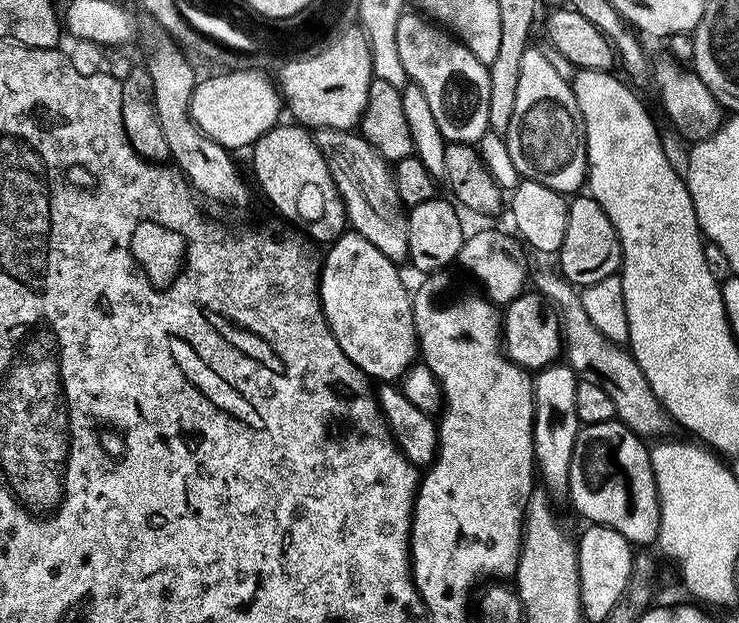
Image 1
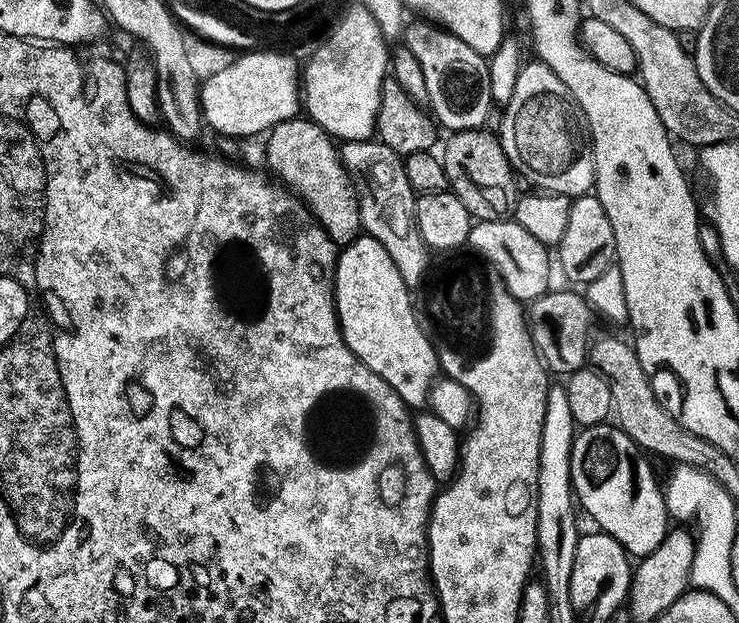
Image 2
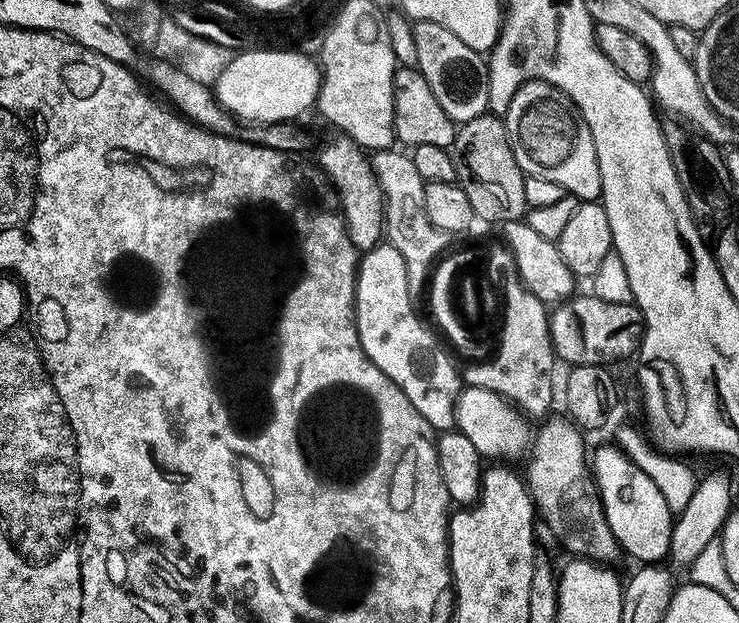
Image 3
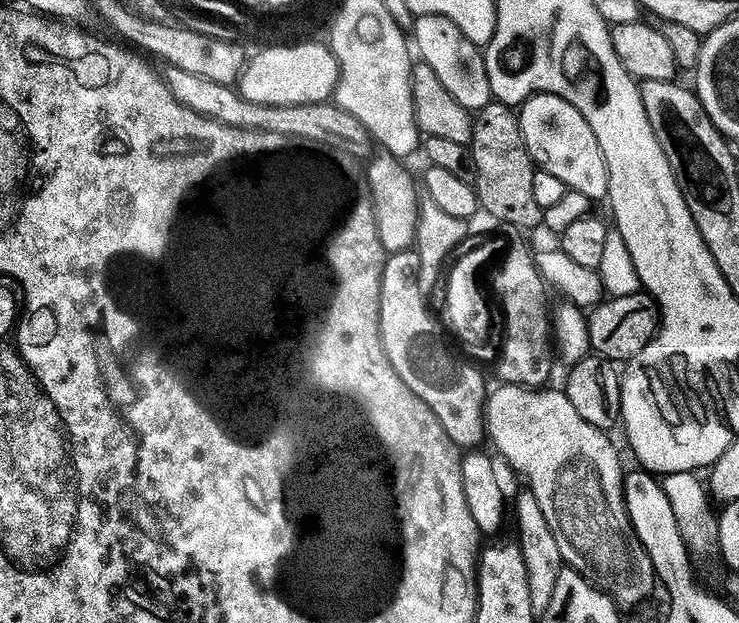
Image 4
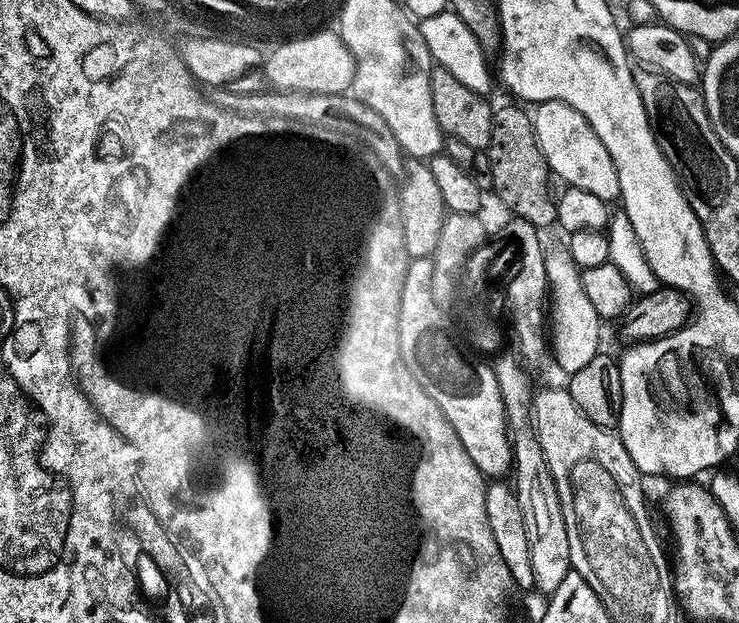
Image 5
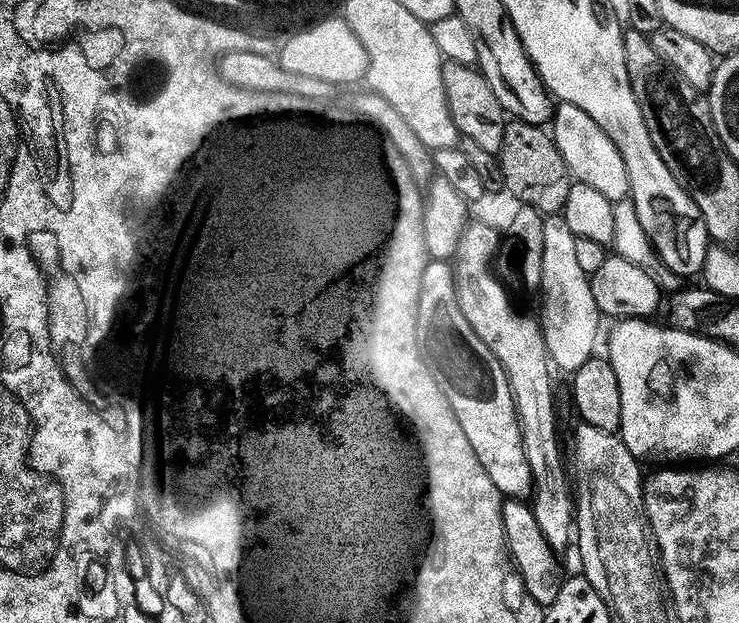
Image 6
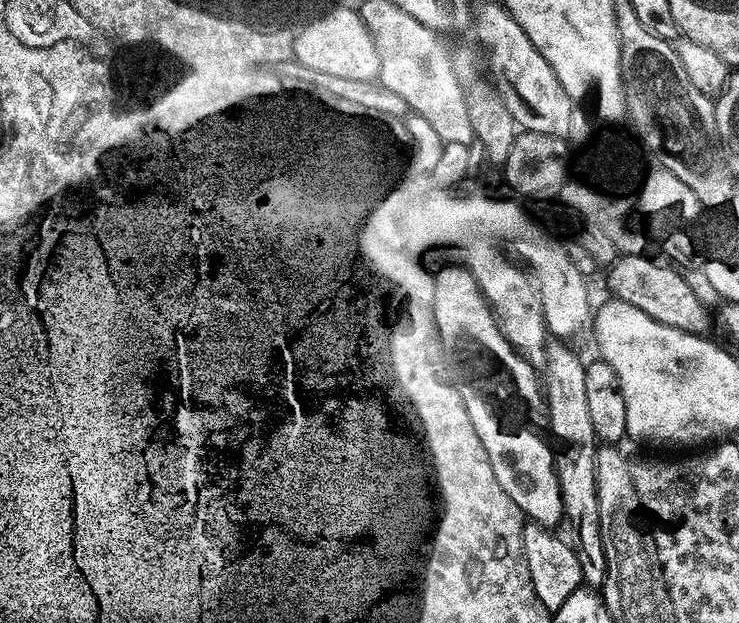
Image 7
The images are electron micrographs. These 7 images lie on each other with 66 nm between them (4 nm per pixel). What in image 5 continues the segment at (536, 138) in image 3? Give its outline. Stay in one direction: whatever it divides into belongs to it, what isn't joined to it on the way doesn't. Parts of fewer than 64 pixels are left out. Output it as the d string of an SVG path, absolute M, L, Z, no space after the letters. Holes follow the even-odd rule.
M551 100L535 109L534 121L538 146L551 168L551 175L557 181L565 180L563 183L567 187L586 190L609 202L621 199L620 179L614 158L610 158L610 150L602 146L602 138L594 134L590 122L582 118L578 110L566 102Z

